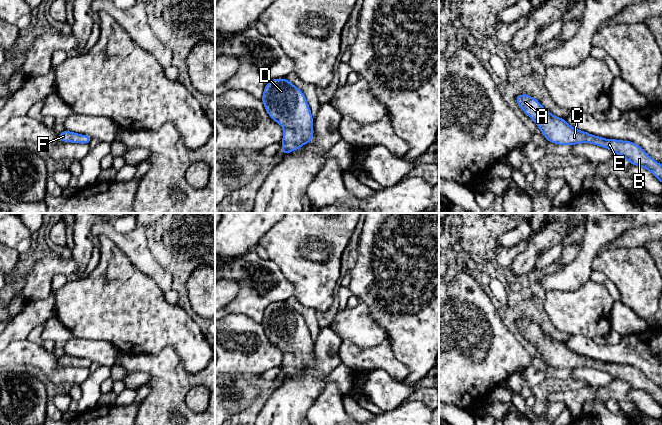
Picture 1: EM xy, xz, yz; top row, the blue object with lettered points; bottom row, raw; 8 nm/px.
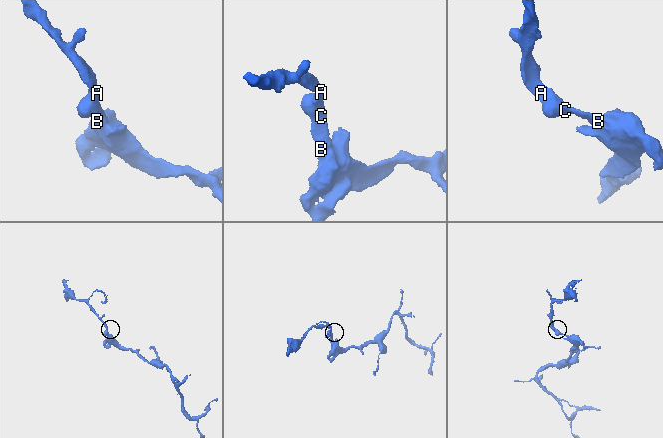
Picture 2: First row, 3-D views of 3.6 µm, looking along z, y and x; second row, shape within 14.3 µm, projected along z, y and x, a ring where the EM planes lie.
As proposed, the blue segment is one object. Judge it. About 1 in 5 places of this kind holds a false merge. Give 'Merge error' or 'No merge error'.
No merge error

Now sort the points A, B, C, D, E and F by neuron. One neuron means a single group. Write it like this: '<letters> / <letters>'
A B C D E F

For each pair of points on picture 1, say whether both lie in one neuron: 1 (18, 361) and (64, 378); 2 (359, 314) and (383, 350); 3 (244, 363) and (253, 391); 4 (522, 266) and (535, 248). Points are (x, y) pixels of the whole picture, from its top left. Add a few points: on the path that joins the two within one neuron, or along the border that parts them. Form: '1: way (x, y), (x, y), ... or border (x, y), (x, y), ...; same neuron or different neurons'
1: way (29, 361), (44, 361), (53, 370); same neuron
2: border (387, 337), (370, 347), (359, 347), (354, 343); different neurons
3: border (237, 378), (249, 379); different neurons
4: way (525, 262), (531, 252); same neuron

